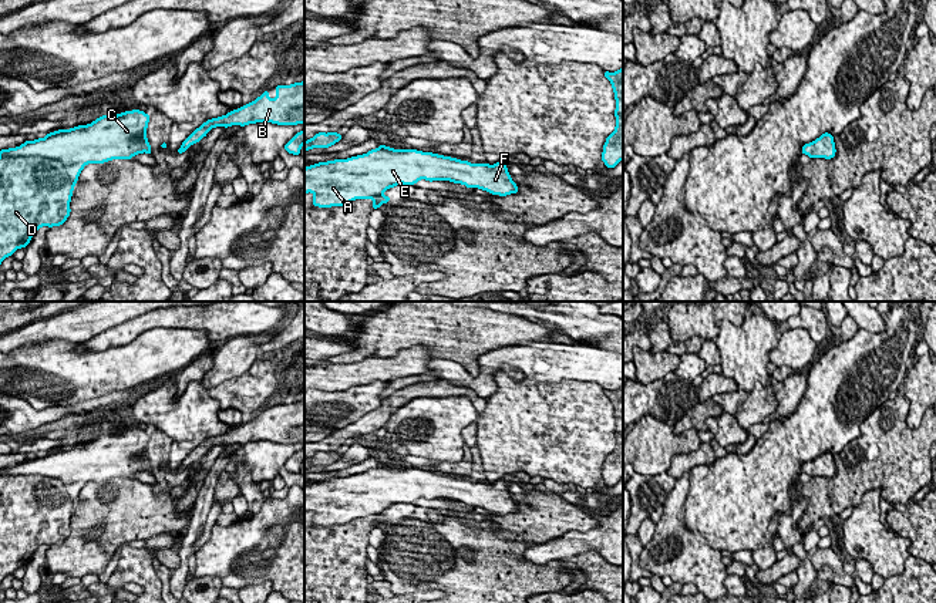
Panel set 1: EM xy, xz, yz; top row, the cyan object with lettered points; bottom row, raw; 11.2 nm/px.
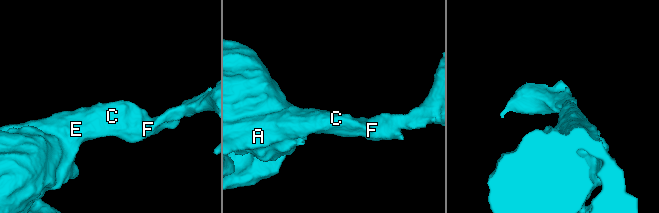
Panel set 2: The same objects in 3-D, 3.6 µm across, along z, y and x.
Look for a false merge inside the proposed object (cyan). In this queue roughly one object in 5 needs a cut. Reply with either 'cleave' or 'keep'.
keep

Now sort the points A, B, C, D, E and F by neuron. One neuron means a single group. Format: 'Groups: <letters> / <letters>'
Groups: A B C D E F

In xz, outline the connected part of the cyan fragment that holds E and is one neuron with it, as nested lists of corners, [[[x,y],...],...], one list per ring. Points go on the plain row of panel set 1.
[[[380,464],[364,474],[319,481],[304,486],[304,512],[312,511],[319,526],[344,525],[354,518],[373,518],[373,528],[390,521],[383,511],[420,498],[450,499],[467,506],[506,515],[518,511],[505,479],[495,484],[469,482],[457,476],[415,468]]]

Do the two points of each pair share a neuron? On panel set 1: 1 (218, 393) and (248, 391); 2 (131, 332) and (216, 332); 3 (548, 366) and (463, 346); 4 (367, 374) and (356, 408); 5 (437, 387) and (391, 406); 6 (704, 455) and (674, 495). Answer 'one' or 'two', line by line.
1: one
2: one
3: two
4: two
5: one
6: two

